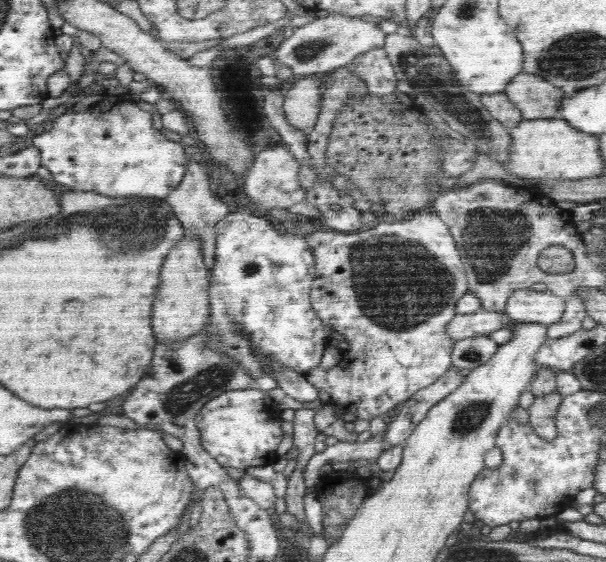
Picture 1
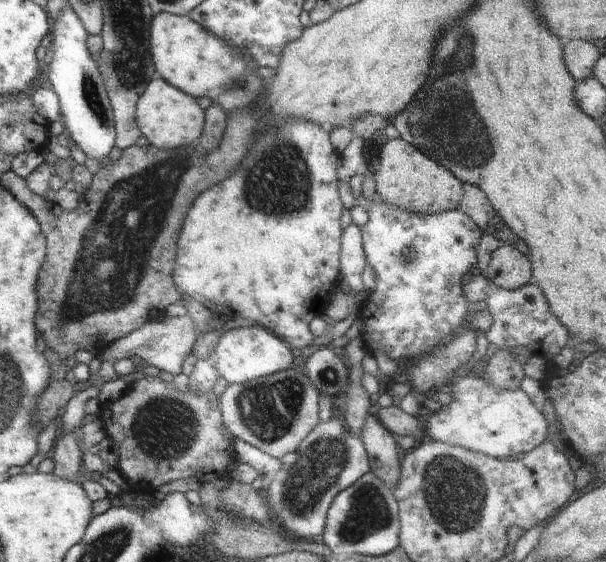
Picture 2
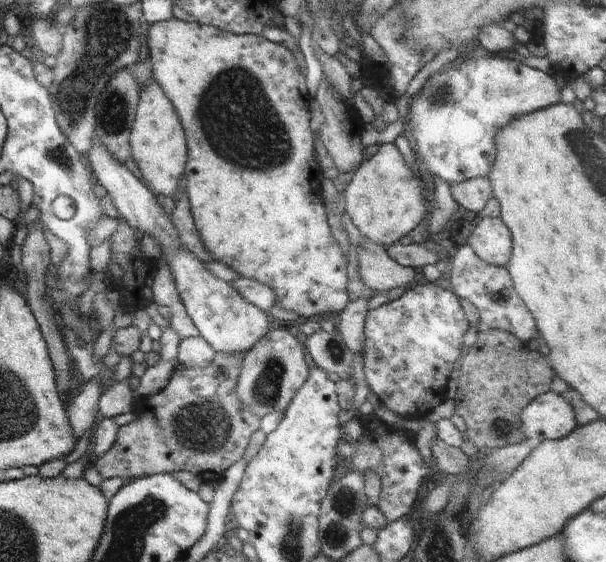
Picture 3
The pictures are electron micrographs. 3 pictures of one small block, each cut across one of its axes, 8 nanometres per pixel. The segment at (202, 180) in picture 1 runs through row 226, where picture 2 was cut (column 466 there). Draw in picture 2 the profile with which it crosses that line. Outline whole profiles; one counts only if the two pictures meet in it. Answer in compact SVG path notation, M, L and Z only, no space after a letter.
M463 183L463 193L464 196L457 205L458 210L467 214L482 232L486 232L496 210L492 210L486 194L476 185Z

